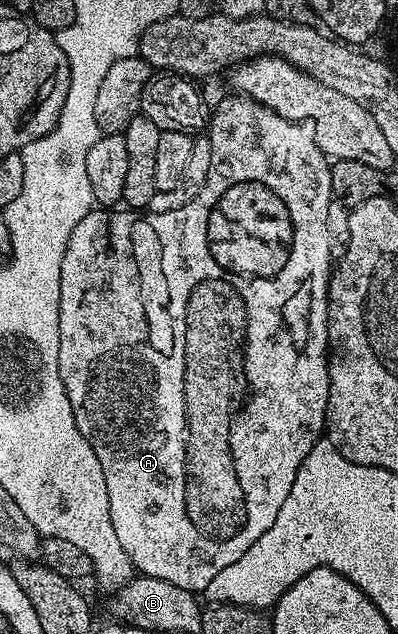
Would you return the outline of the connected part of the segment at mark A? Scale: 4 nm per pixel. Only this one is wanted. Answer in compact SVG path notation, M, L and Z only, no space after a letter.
M230 96L214 107L209 123L209 137L213 148L213 165L209 168L209 176L199 189L199 194L189 204L177 208L173 212L132 212L127 208L95 208L90 214L73 228L73 236L69 236L65 256L61 260L61 304L59 305L59 371L65 384L65 392L69 396L69 404L73 408L73 416L81 436L89 440L93 452L97 452L97 460L101 460L101 472L105 472L105 488L109 492L109 516L113 520L113 532L117 532L117 540L121 540L121 548L129 556L132 567L140 575L169 580L169 584L177 584L177 588L185 588L192 592L206 591L209 580L233 564L233 560L241 560L242 554L249 549L249 544L261 540L264 532L269 532L273 520L277 520L277 512L281 512L281 504L285 504L285 496L289 496L289 488L293 488L293 480L297 480L297 468L309 456L309 452L320 441L327 420L327 397L329 396L329 376L327 375L327 284L331 281L333 258L331 262L331 233L327 231L327 217L333 201L331 192L331 166L327 155L319 151L312 131L300 128L287 118L282 118L268 106L254 102L252 98Z

